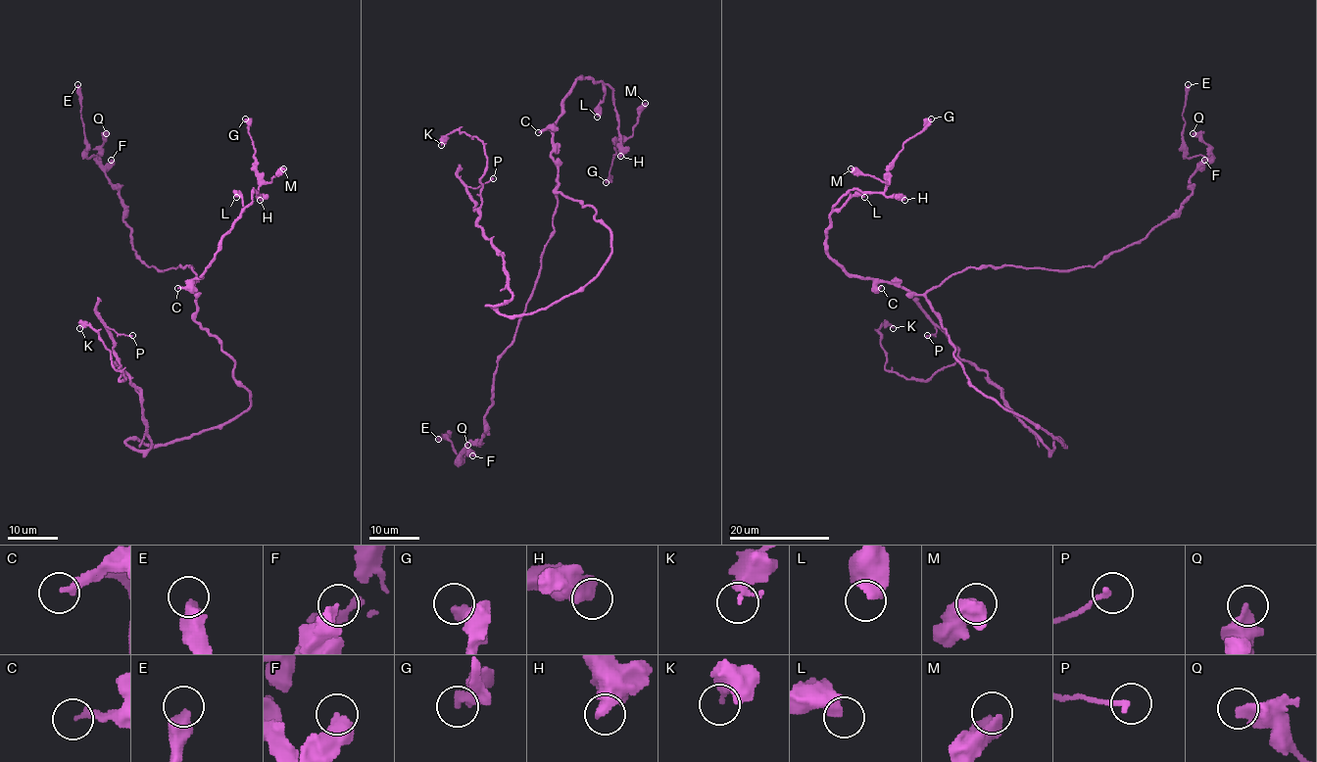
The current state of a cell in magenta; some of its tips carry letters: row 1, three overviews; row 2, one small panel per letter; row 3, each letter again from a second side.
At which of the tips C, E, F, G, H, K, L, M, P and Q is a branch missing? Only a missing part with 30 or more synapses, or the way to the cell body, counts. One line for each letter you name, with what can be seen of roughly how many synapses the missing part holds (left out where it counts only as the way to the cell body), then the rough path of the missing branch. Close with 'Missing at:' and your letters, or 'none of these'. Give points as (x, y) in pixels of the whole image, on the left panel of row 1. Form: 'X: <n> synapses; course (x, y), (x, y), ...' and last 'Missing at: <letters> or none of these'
Missing at: none of these

